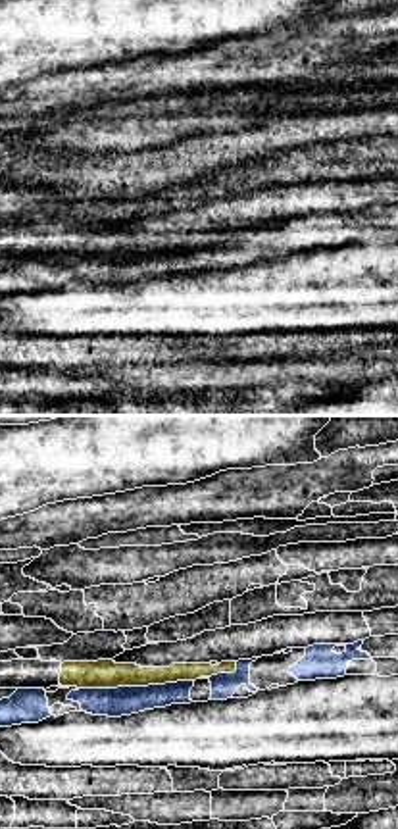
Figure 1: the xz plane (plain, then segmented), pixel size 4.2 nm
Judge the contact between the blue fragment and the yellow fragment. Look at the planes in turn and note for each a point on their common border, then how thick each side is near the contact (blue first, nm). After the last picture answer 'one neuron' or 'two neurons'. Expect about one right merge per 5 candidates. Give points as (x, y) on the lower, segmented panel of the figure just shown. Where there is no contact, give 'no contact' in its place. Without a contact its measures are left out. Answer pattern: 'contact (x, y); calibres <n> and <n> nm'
contact (135, 687); calibres 130 and 130 nm

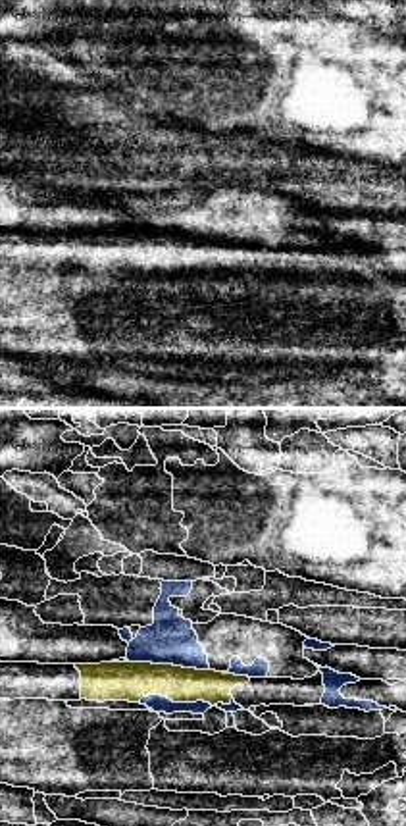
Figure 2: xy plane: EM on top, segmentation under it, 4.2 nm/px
contact (185, 703); calibres 70 and 160 nm

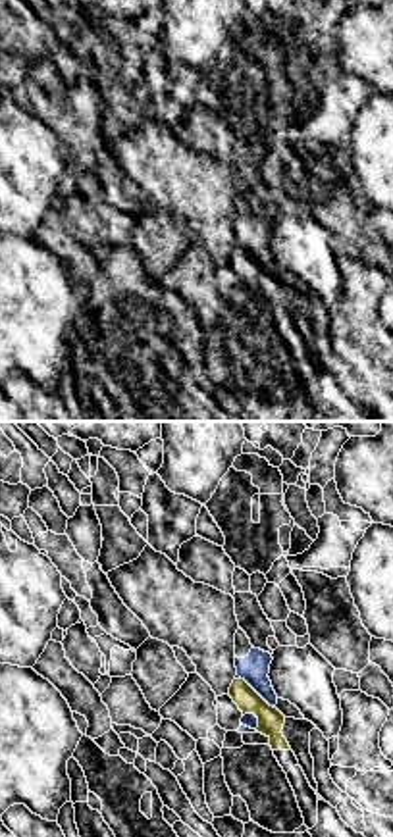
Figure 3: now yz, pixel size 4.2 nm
contact (255, 689); calibres 120 and 110 nm

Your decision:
two neurons

